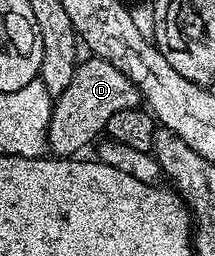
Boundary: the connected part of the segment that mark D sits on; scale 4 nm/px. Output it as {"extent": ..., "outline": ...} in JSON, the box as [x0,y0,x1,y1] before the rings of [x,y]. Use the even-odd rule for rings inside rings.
{"extent":[47,56,142,157],"outline":[[[88,56],[77,65],[66,90],[53,101],[47,130],[47,147],[55,157],[73,157],[88,142],[93,143],[105,131],[111,116],[122,110],[137,109],[142,102],[140,90],[114,64],[105,58]]]}

